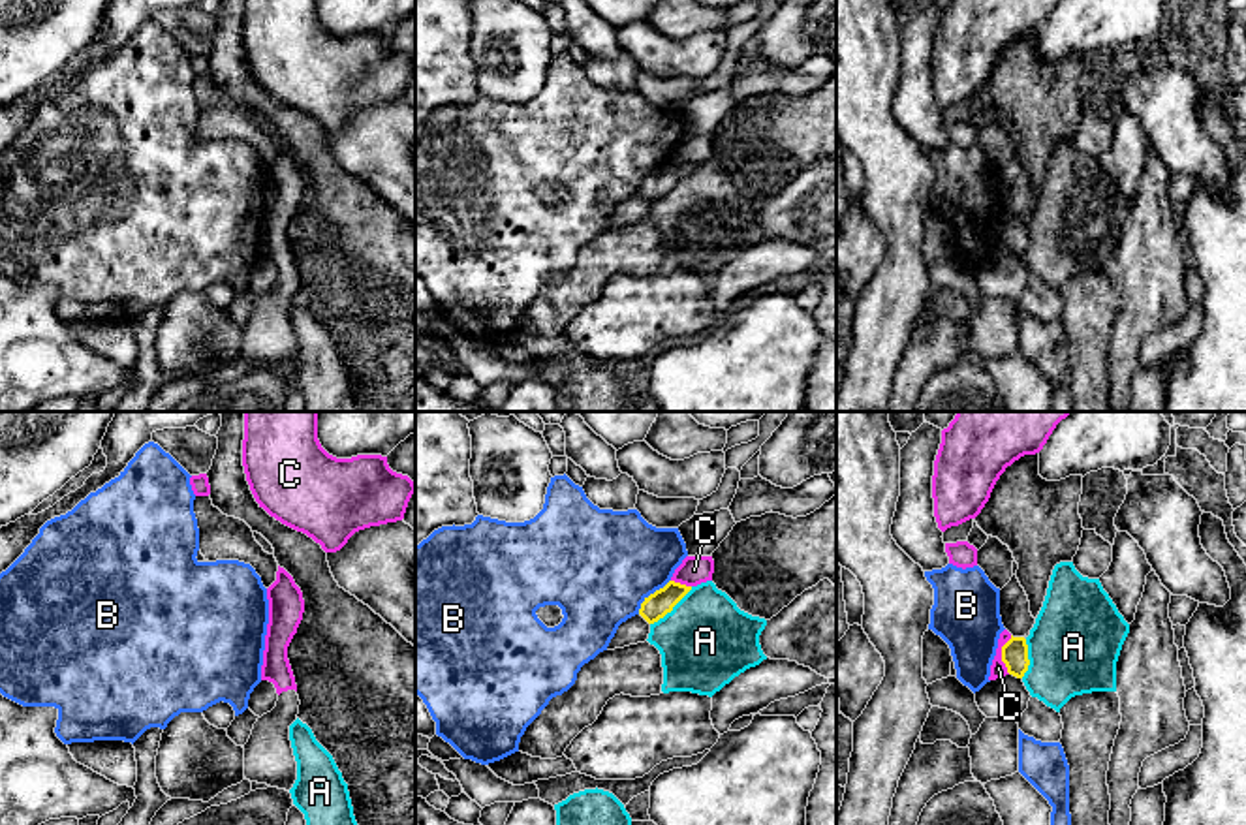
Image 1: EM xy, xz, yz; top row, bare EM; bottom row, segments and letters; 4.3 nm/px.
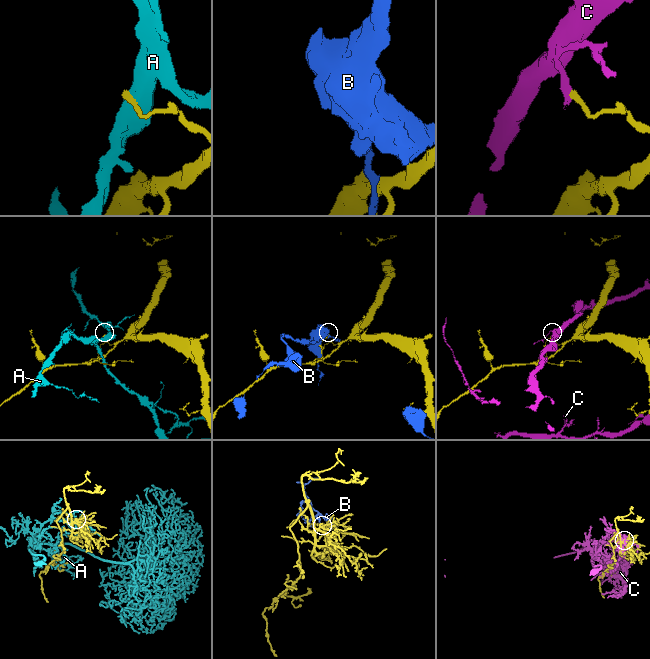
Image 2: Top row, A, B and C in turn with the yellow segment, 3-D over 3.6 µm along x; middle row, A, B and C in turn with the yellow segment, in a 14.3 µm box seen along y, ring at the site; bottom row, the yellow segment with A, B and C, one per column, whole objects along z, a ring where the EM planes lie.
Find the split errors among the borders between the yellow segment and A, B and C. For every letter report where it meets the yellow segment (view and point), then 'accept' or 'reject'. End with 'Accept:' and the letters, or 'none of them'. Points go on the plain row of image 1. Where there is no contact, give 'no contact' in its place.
A: contact xz (671, 188); reject
B: contact xz (651, 173); reject
C: contact yz (1002, 233); reject
Accept: none of them

